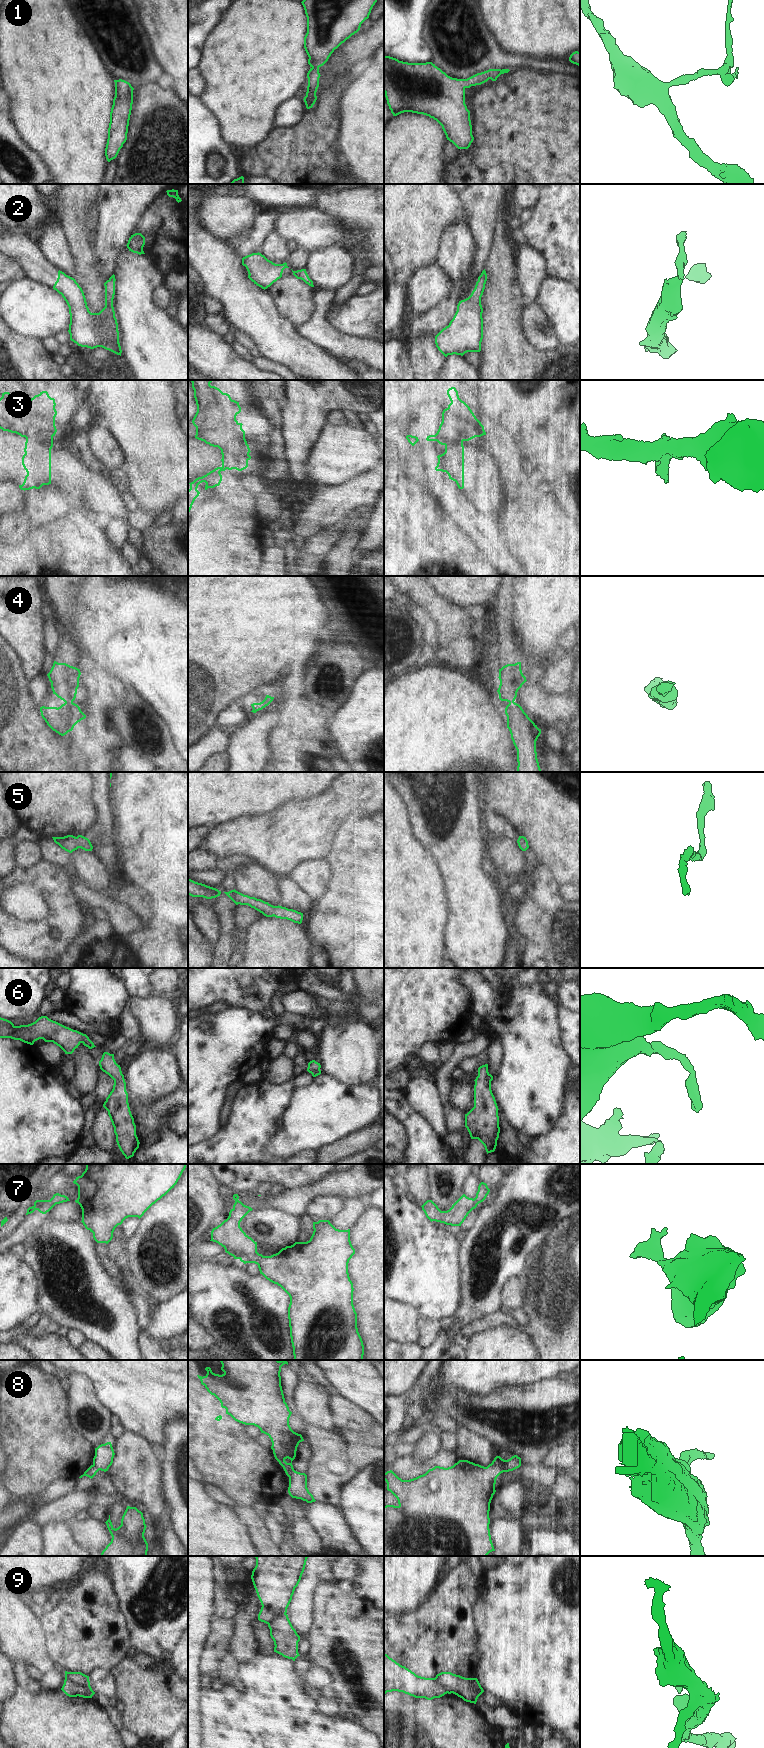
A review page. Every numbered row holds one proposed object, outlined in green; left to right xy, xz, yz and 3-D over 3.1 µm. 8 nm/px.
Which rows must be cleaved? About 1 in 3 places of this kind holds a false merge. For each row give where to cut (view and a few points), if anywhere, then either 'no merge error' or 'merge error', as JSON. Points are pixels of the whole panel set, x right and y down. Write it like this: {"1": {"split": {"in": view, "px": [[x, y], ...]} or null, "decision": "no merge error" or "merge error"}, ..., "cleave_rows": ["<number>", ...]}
{"1": {"split": null, "decision": "no merge error"}, "2": {"split": null, "decision": "no merge error"}, "3": {"split": {"in": "xz", "px": [[221, 449], [243, 447], [247, 452], [248, 459]]}, "decision": "merge error"}, "4": {"split": null, "decision": "no merge error"}, "5": {"split": null, "decision": "no merge error"}, "6": {"split": null, "decision": "no merge error"}, "7": {"split": null, "decision": "no merge error"}, "8": {"split": {"in": "yz", "px": [[492, 1462], [503, 1471]]}, "decision": "merge error"}, "9": {"split": {"in": "xy", "px": [[65, 1672], [75, 1682], [81, 1685], [89, 1685]]}, "decision": "merge error"}, "cleave_rows": ["3", "8", "9"]}

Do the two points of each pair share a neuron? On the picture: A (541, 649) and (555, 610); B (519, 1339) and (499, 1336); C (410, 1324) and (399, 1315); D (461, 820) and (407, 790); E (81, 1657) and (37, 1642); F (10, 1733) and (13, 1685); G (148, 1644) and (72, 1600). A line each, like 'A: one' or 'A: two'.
A: one
B: one
C: one
D: one
E: two
F: two
G: two

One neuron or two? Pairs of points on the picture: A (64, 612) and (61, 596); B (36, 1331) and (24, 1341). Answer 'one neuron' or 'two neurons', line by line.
A: one neuron
B: two neurons

